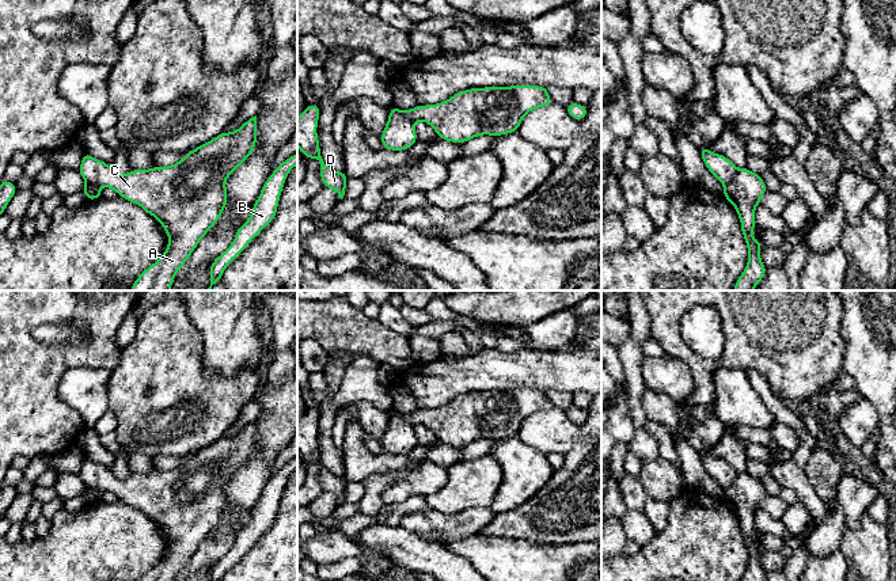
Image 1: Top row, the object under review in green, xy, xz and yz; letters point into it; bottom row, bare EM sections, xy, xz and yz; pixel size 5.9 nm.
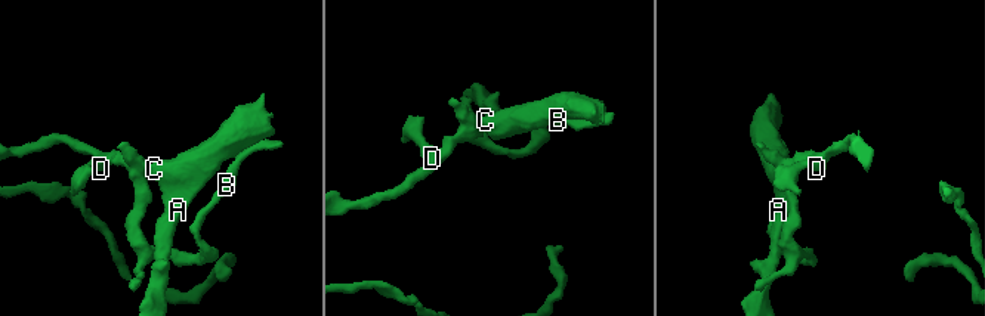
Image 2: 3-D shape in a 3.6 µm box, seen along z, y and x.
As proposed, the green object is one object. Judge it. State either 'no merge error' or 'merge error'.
merge error

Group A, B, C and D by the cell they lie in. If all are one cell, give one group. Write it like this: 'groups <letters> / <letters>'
groups A C / B D

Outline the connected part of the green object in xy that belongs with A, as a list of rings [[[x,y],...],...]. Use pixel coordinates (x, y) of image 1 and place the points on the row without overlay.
[[[257,419],[247,424],[238,434],[223,436],[206,448],[189,455],[172,470],[148,474],[132,474],[118,479],[111,470],[84,456],[79,476],[86,487],[106,490],[129,506],[140,509],[153,520],[168,539],[168,550],[163,559],[138,581],[175,581],[186,567],[198,546],[221,521],[228,497],[225,485],[254,455],[257,449]]]

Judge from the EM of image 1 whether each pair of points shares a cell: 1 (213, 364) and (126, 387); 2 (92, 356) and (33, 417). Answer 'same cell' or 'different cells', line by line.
1: different cells
2: same cell

